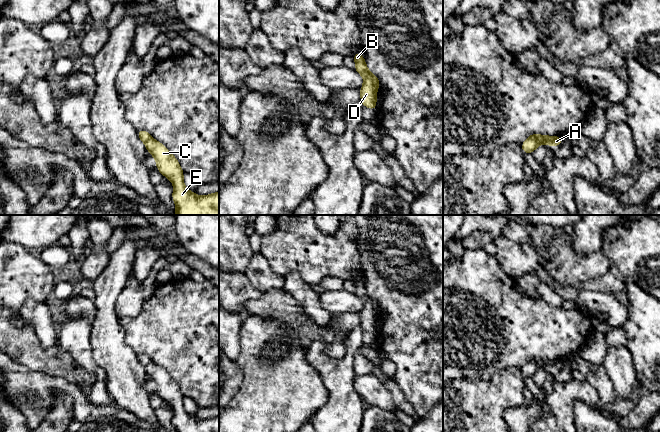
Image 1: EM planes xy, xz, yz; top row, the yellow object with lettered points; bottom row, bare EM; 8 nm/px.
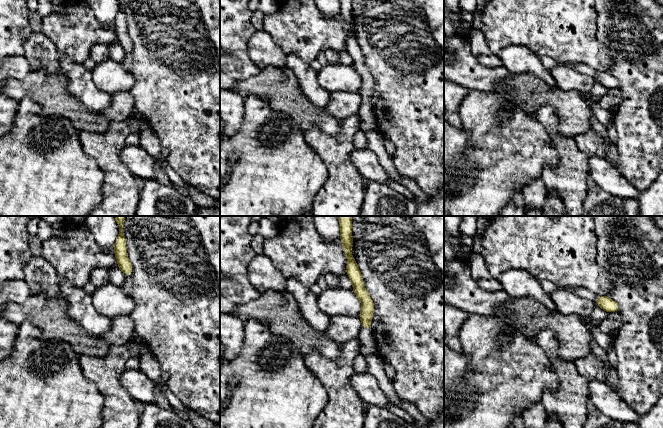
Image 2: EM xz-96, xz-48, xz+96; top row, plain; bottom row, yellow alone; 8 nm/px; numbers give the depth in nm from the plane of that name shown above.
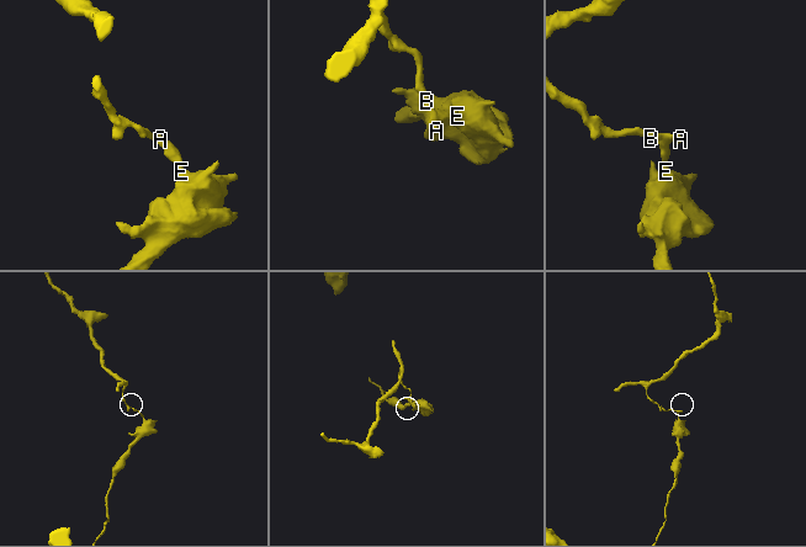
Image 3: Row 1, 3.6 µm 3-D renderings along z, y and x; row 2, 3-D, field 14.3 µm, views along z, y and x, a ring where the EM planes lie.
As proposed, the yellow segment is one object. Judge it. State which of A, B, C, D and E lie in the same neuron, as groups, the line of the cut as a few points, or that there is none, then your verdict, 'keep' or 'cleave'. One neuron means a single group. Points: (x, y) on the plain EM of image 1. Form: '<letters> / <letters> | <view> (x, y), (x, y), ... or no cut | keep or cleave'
A B D / C E | xz (369, 297), (376, 312) | cleave

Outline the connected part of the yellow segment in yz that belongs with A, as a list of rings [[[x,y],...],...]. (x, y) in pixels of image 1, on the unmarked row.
[[[531,358],[528,362],[538,365],[540,368],[543,367],[553,371],[559,370],[563,366],[560,360],[545,360],[540,358]]]

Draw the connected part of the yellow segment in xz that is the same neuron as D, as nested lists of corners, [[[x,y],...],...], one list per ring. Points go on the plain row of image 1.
[[[356,276],[353,282],[356,288],[355,295],[362,299],[364,302],[364,308],[360,312],[361,317],[360,325],[362,326],[363,330],[376,335],[377,312],[370,299],[370,295],[366,290],[365,283],[360,278],[360,276]]]

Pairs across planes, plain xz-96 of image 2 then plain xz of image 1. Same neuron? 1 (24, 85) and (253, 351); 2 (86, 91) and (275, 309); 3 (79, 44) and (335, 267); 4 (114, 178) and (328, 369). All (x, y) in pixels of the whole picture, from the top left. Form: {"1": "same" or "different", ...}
{"1": "different", "2": "different", "3": "same", "4": "same"}

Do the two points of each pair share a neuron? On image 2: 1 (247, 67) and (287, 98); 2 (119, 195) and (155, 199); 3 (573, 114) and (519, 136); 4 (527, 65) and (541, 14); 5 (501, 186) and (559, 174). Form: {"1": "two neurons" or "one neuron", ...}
{"1": "two neurons", "2": "two neurons", "3": "two neurons", "4": "two neurons", "5": "two neurons"}

